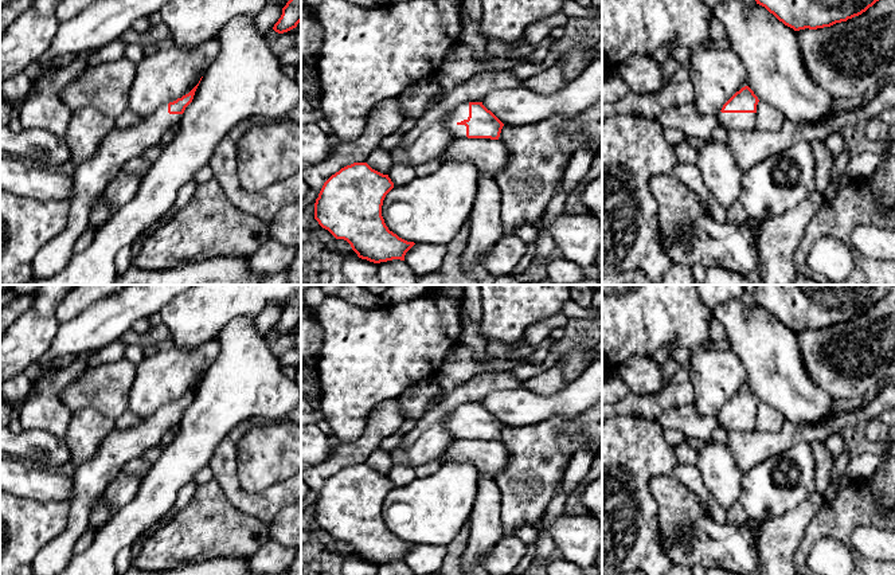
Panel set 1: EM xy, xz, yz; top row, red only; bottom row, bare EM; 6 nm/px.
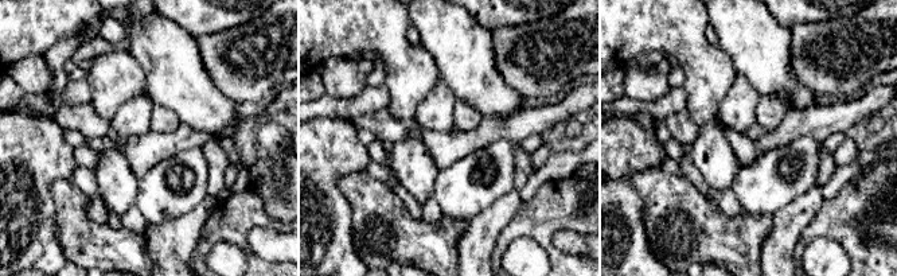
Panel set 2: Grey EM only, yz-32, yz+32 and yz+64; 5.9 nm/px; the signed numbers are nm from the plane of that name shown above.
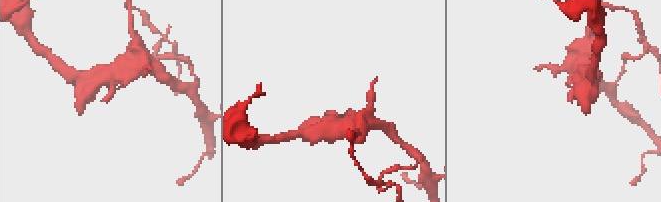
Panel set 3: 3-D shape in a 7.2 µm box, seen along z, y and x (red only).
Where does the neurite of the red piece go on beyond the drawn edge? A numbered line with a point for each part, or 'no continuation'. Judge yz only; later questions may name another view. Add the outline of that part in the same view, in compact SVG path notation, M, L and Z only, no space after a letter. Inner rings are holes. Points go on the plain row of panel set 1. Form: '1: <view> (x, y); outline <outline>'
1: yz (727, 422); outline M719 414L716 416L719 434L723 437L731 431L755 430L757 414Z

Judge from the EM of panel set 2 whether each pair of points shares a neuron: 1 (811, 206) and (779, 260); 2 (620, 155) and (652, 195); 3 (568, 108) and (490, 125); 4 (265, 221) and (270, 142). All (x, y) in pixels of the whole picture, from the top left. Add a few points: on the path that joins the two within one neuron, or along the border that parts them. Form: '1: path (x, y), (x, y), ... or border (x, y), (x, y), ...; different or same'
1: path (798, 220), (784, 233), (779, 247); same
2: border (659, 167), (630, 177), (642, 203); different
3: path (549, 115), (519, 125), (509, 125); same
4: border (254, 185), (266, 213), (273, 220), (284, 222); different

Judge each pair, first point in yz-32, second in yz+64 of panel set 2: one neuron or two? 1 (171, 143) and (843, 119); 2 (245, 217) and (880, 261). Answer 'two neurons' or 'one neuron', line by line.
1: one neuron
2: one neuron

